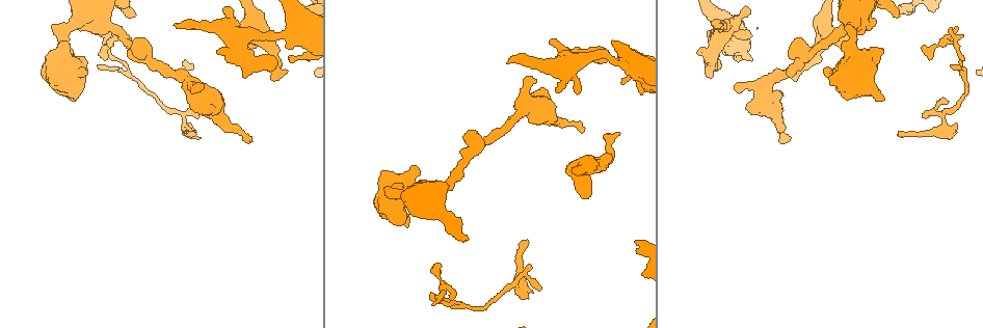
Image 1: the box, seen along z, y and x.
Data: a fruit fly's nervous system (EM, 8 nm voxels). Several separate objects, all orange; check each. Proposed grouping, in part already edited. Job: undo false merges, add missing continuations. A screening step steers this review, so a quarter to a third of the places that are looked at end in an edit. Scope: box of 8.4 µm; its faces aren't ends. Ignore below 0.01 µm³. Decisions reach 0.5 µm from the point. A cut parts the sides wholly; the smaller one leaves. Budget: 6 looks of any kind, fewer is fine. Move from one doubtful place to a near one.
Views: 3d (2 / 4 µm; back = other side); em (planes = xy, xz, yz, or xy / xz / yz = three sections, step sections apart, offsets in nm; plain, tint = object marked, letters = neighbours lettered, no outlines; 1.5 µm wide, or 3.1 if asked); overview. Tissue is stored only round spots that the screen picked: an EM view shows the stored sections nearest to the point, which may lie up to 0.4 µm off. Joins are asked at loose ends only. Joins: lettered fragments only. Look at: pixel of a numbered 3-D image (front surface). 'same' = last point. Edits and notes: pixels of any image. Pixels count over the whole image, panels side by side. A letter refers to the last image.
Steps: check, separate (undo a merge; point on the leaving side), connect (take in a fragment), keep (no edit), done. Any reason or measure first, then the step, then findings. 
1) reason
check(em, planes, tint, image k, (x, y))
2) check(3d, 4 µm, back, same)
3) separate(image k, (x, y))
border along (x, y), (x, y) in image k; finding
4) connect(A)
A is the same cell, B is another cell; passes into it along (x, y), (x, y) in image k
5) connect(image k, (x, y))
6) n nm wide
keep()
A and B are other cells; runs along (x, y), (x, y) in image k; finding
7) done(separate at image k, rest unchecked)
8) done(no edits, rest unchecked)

an open end
check(em, planes, plain, image 1, (247, 137))

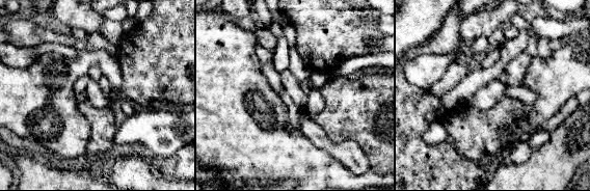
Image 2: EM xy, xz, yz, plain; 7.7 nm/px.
check(em, planes, tint, same)

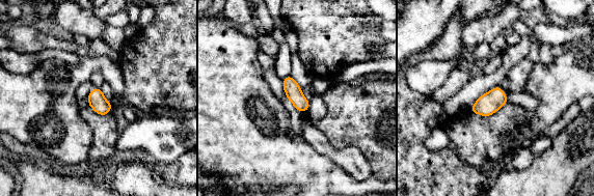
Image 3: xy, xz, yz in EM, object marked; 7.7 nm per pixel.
check(em, planes, letters, same)

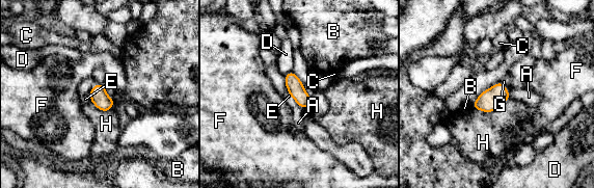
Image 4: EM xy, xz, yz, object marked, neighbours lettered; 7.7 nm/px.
keep()
A, B, C, D, E, F, G and H are other cells; border along (88, 94), (91, 101) in image 4; none of them fits

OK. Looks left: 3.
branch stops here
check(em, planes, plain, image 1, (525, 241))

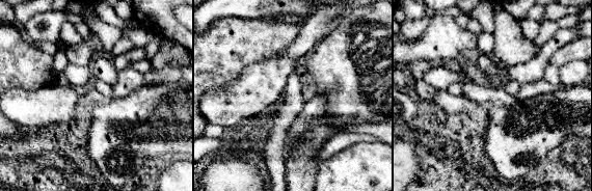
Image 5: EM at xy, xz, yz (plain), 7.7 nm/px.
check(em, planes, tint, same)

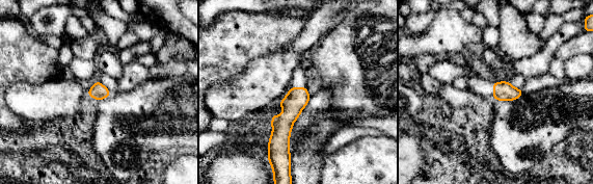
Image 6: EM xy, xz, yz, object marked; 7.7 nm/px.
see the neighbours
check(em, planes, letters, same)

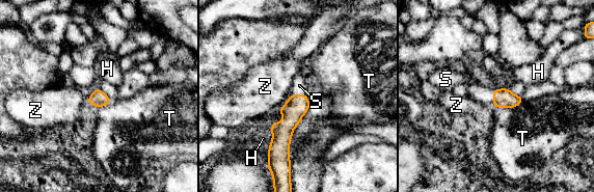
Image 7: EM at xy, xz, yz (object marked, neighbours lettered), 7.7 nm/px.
120 nm wide
connect(S)
S is the same cell, H, T and Z are other cells; it goes on there

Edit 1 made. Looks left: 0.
done(connect at image 7, rest unchecked)

